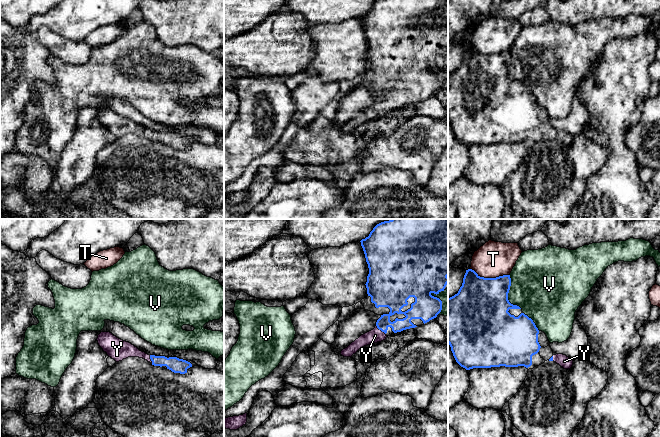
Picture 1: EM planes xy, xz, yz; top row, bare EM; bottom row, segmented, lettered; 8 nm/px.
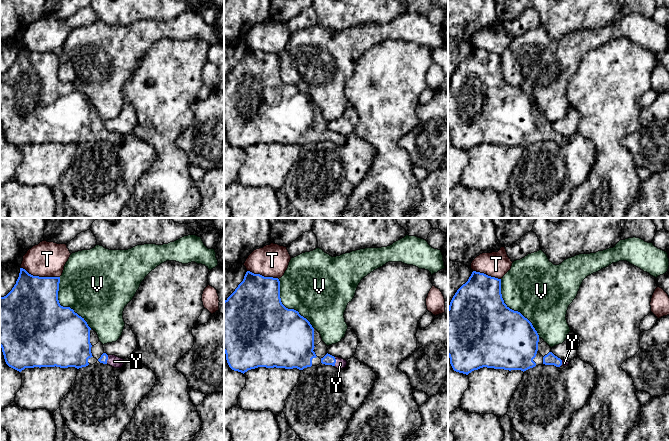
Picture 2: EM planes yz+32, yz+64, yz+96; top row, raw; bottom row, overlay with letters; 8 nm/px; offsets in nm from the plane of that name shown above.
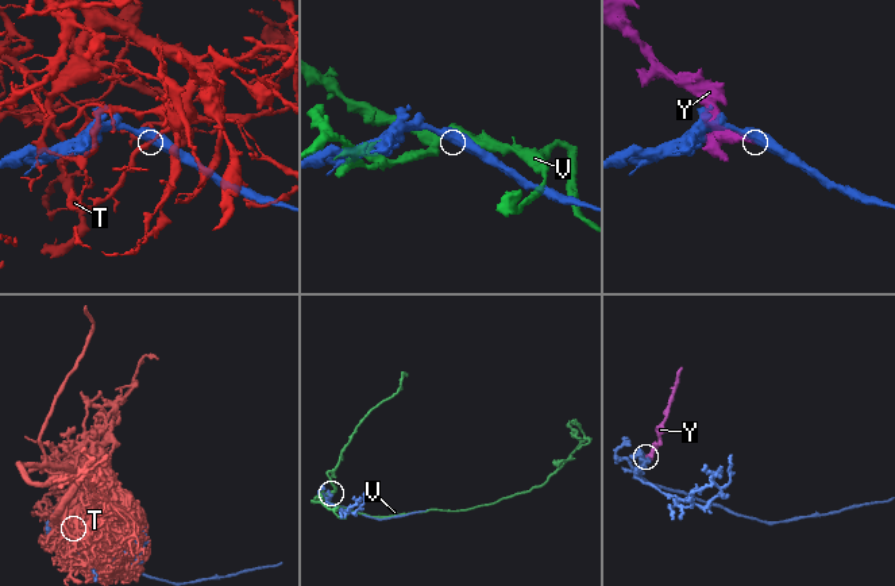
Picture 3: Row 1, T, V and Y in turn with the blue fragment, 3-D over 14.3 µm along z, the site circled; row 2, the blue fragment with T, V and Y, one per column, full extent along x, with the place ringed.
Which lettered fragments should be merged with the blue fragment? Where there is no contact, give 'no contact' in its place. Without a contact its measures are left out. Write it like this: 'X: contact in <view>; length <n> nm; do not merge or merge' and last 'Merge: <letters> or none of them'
T: contact in yz; length 320 nm; do not merge
V: contact in yz; length 280 nm; do not merge
Y: contact in xz; length 110 nm; merge
Merge: Y

